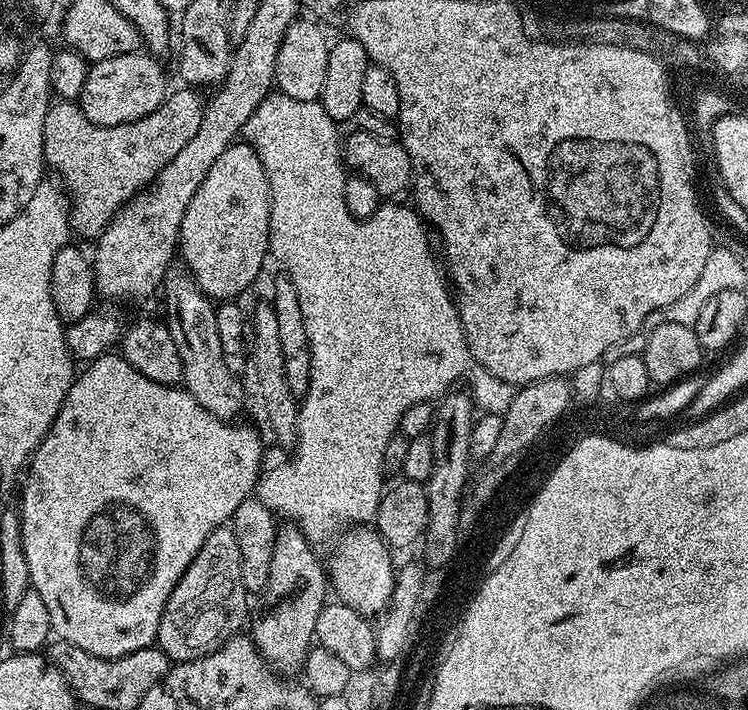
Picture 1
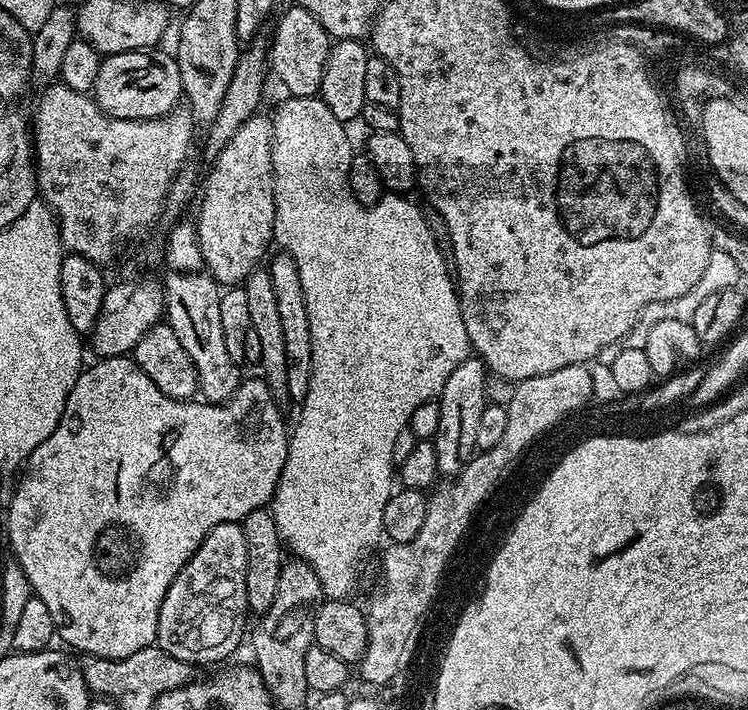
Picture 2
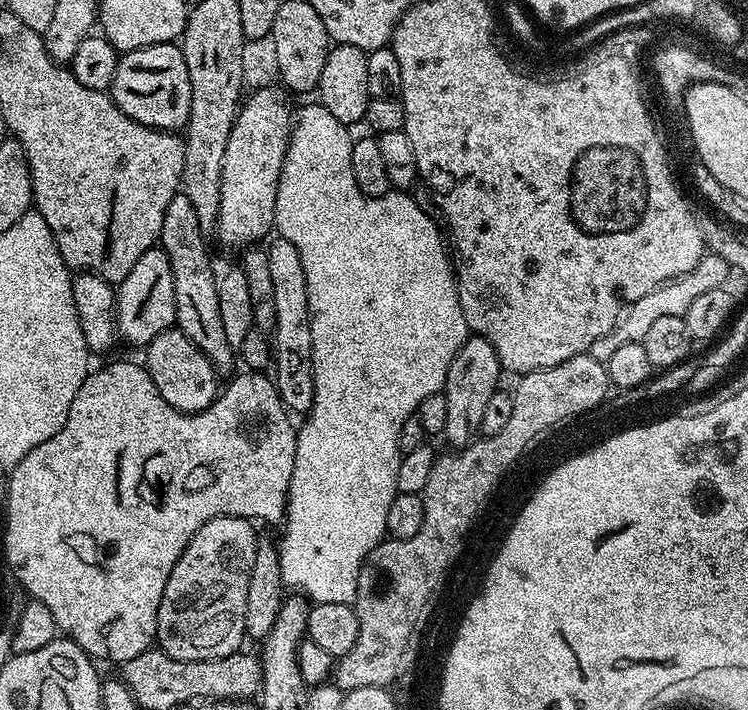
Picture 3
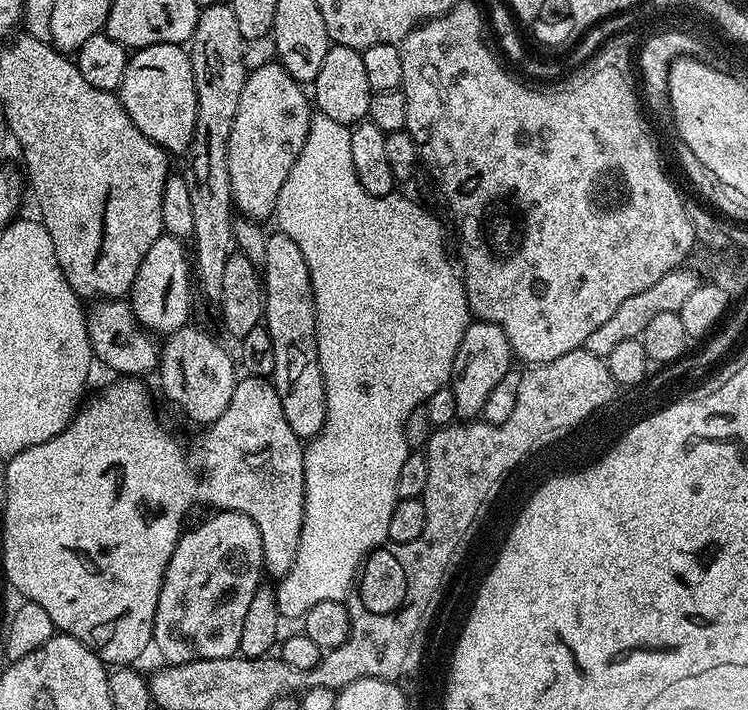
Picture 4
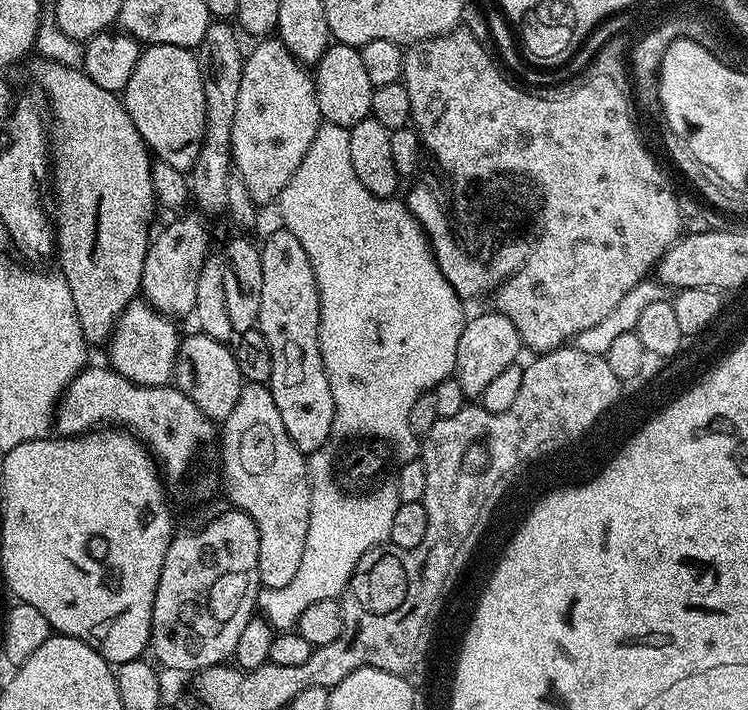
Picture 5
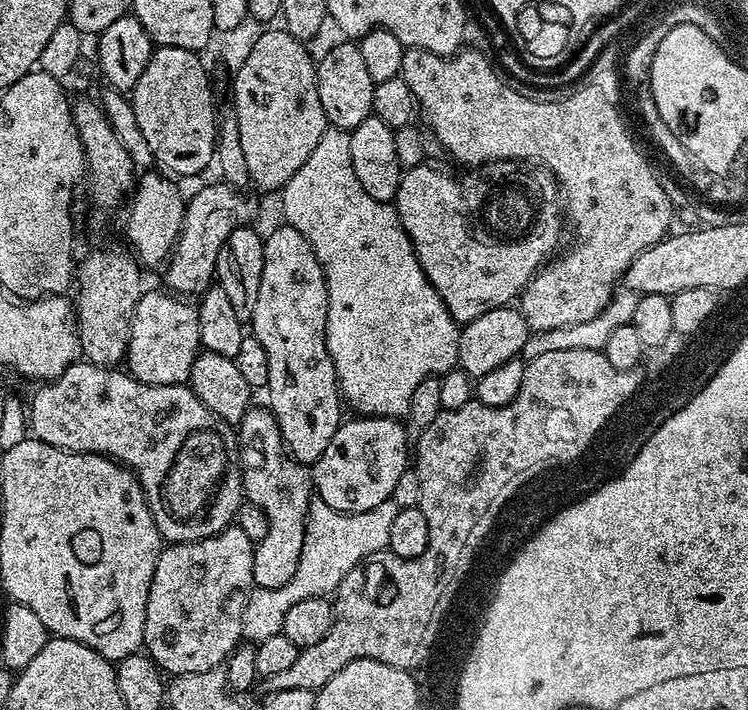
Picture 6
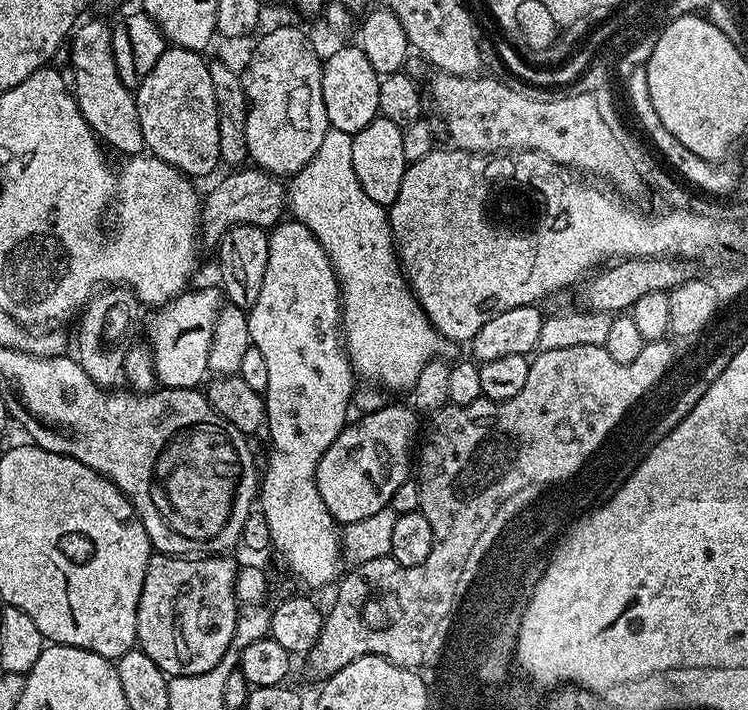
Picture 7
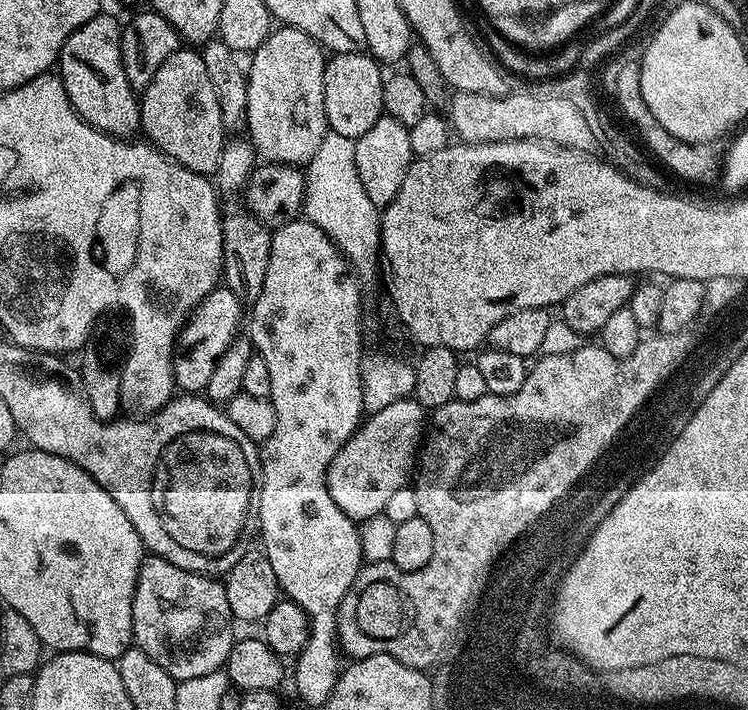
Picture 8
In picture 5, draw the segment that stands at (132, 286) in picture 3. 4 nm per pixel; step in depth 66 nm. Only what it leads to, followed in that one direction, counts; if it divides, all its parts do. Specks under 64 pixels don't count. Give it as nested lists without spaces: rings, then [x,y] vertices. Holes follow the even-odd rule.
[[[177,215],[173,224],[168,224],[160,233],[155,233],[154,239],[149,243],[148,253],[146,254],[146,266],[142,270],[142,296],[147,300],[156,311],[163,316],[173,318],[186,318],[192,316],[194,298],[198,291],[198,276],[202,274],[204,261],[209,259],[208,252],[208,228],[204,225],[204,220],[200,216]]]

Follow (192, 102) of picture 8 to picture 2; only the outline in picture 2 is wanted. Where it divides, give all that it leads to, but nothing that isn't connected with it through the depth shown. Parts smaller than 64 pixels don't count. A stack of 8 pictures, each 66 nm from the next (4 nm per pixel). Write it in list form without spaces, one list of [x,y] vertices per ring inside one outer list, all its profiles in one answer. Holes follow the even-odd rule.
[[[145,50],[104,56],[91,95],[103,112],[123,120],[159,120],[181,103],[184,87],[171,51]]]

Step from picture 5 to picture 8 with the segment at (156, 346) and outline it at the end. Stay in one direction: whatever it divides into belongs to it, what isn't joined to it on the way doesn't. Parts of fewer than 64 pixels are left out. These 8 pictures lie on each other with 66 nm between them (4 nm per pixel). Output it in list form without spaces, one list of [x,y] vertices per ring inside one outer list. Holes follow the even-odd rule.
[[[218,286],[194,309],[176,338],[172,357],[174,384],[181,393],[200,394],[205,391],[218,358],[226,354],[226,350],[236,341],[241,331],[240,311],[242,311],[240,300],[229,288],[223,286]]]

